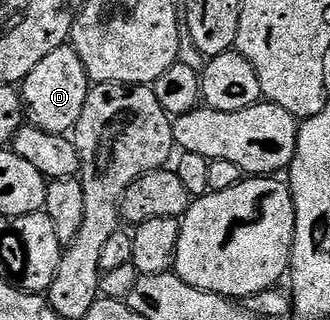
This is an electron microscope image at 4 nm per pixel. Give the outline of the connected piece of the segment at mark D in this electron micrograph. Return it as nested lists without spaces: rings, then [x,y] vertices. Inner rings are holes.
[[[65,43],[53,54],[45,54],[37,66],[21,81],[21,95],[25,116],[32,124],[54,136],[70,133],[75,127],[81,110],[85,110],[85,98],[89,91],[87,71],[77,50]]]

